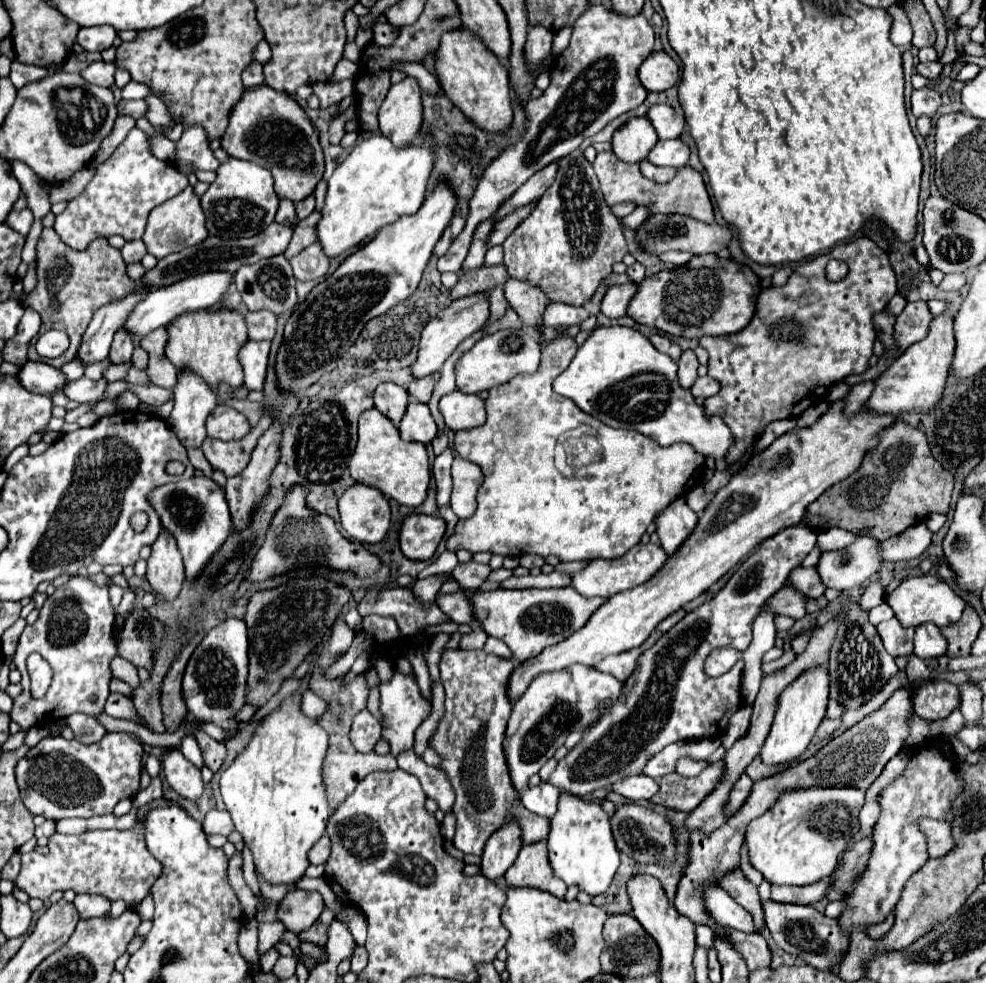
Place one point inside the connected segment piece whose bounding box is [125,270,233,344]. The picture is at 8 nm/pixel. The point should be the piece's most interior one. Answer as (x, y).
(163, 305)

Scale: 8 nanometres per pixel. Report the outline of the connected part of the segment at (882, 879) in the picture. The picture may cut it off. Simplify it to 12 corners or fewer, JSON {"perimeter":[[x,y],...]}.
{"perimeter":[[921,748],[881,794],[841,928],[885,920],[927,862],[919,816],[951,822],[955,762]]}

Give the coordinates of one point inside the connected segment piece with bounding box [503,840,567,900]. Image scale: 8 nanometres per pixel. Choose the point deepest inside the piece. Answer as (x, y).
(530, 870)

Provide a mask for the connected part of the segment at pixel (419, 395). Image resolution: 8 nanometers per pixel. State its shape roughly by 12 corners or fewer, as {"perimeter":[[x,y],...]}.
{"perimeter":[[441,372],[409,382],[407,392],[427,404]]}

